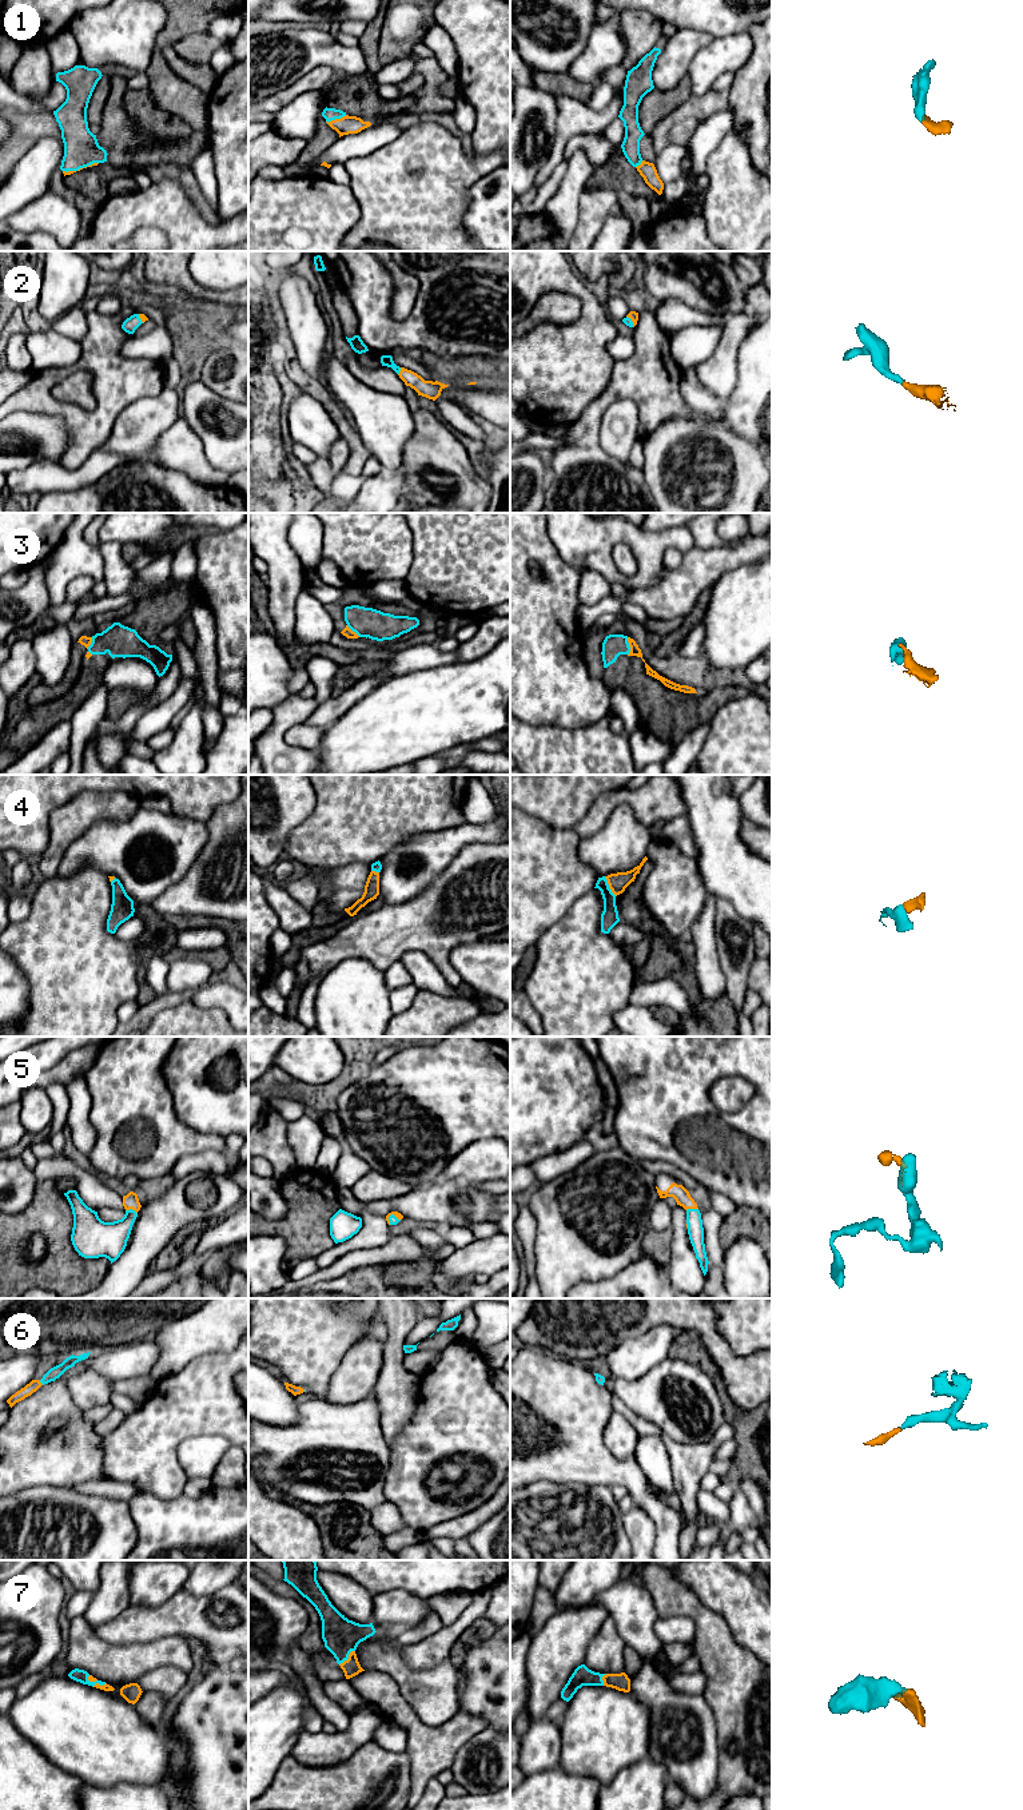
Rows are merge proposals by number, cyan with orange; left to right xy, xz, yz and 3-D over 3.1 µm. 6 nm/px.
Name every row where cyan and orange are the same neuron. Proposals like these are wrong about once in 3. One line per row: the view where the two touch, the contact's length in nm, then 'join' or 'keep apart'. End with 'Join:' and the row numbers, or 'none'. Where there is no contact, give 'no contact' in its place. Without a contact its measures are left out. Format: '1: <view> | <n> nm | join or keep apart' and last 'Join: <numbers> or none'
1: xz | 130 nm | join
2: xz | 50 nm | join
3: yz | 110 nm | keep apart
4: yz | 140 nm | join
5: xy | 80 nm | join
6: xy | 40 nm | join
7: xz | 130 nm | join
Join: 1, 2, 4, 5, 6, 7

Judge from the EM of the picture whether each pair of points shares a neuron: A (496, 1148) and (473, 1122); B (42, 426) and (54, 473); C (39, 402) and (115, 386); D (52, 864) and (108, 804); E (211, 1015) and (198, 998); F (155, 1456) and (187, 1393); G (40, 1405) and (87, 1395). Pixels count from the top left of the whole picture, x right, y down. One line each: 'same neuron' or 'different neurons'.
A: different neurons
B: different neurons
C: same neuron
D: same neuron
E: different neurons
F: same neuron
G: different neurons

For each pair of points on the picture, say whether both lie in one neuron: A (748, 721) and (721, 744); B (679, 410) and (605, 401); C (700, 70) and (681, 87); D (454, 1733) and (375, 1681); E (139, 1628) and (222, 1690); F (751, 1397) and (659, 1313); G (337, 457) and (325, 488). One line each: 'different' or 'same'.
A: same
B: same
C: different
D: same
E: different
F: same
G: same

